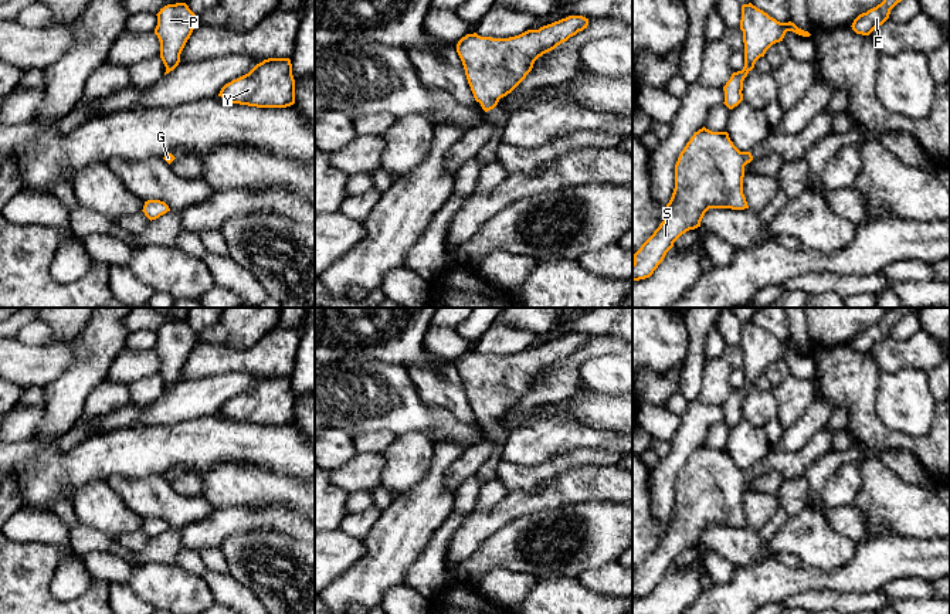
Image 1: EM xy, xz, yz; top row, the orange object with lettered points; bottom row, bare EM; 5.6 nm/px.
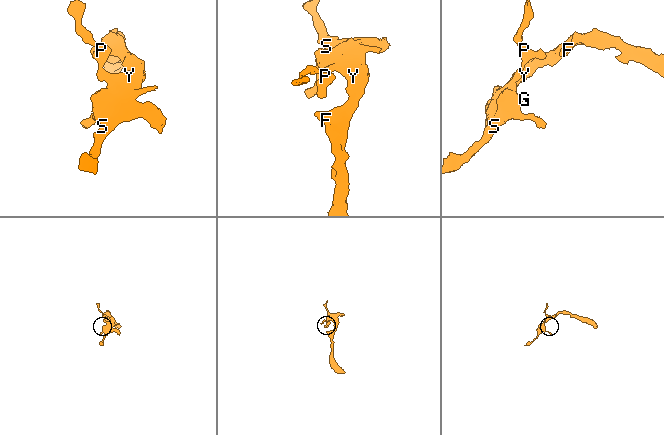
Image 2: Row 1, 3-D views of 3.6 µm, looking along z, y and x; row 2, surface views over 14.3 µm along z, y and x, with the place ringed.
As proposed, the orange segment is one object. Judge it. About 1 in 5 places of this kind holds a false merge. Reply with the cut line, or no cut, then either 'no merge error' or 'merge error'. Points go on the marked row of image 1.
no cut | no merge error

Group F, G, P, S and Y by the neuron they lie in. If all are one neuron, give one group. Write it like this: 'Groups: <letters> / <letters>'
Groups: F G P S Y

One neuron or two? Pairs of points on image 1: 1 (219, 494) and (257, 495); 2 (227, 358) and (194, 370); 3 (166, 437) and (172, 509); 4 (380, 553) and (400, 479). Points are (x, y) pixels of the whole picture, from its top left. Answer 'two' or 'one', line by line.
1: one
2: one
3: two
4: two

